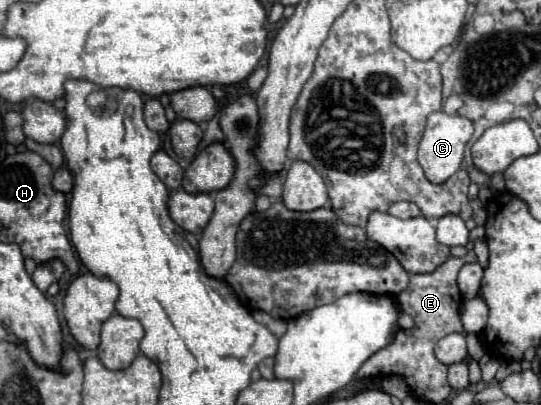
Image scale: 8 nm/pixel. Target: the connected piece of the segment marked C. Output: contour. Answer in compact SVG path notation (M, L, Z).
M437 111L427 117L427 127L419 141L419 163L425 171L425 177L431 183L435 183L435 185L445 183L453 173L459 171L463 153L465 153L465 145L469 143L471 135L473 135L473 123L461 115L447 115L443 111Z

